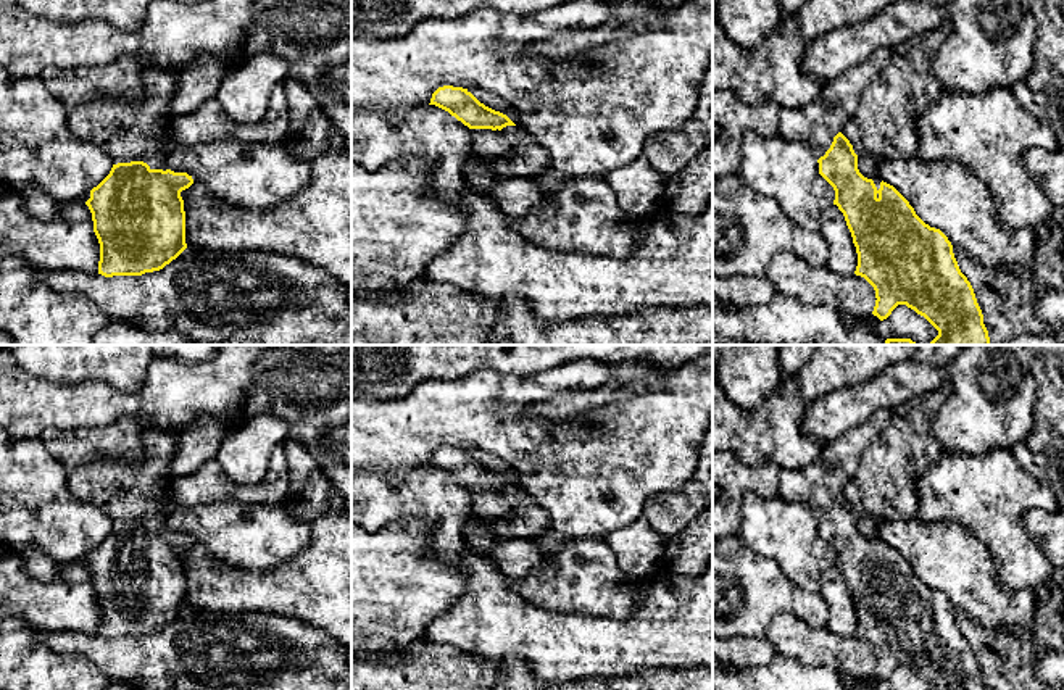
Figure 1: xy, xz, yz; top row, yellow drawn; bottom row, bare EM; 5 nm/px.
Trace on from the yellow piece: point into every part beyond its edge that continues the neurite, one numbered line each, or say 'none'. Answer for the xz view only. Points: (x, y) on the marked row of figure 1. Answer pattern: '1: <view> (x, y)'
1: xz (527, 157)

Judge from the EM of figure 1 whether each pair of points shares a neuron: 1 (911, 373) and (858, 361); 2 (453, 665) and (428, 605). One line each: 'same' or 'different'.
1: different
2: different

